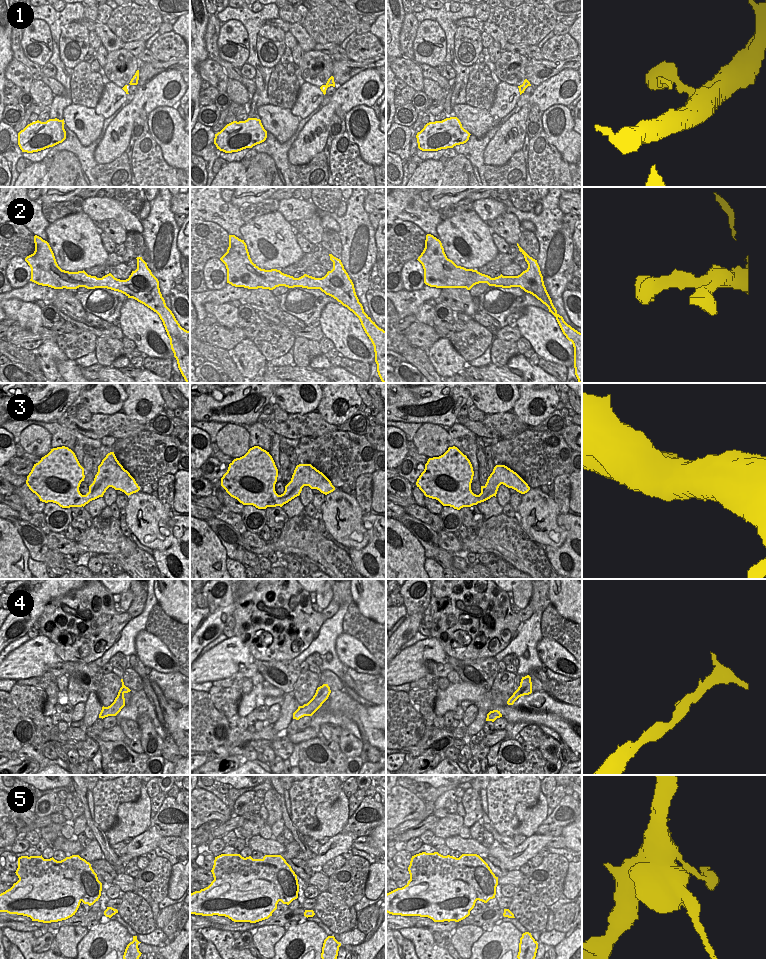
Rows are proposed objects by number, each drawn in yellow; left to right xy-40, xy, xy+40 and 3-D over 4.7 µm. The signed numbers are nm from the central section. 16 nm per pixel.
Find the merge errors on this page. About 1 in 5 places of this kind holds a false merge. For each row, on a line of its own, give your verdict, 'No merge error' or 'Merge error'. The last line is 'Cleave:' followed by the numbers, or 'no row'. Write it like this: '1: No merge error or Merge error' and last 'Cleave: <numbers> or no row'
1: No merge error
2: No merge error
3: No merge error
4: No merge error
5: Merge error
Cleave: 5.

